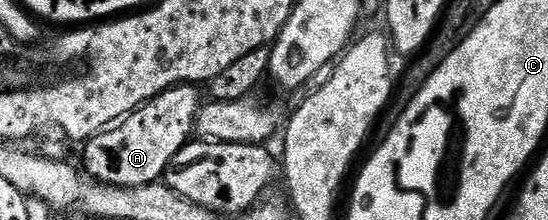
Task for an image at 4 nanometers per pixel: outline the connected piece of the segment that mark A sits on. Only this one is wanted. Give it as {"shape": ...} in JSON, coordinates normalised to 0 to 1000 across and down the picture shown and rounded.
{"shape":[[[354,382],[318,391],[254,482],[214,564],[155,632],[148,736],[155,786],[199,845],[261,845],[290,823],[314,709],[349,641],[365,477],[361,409]]]}

